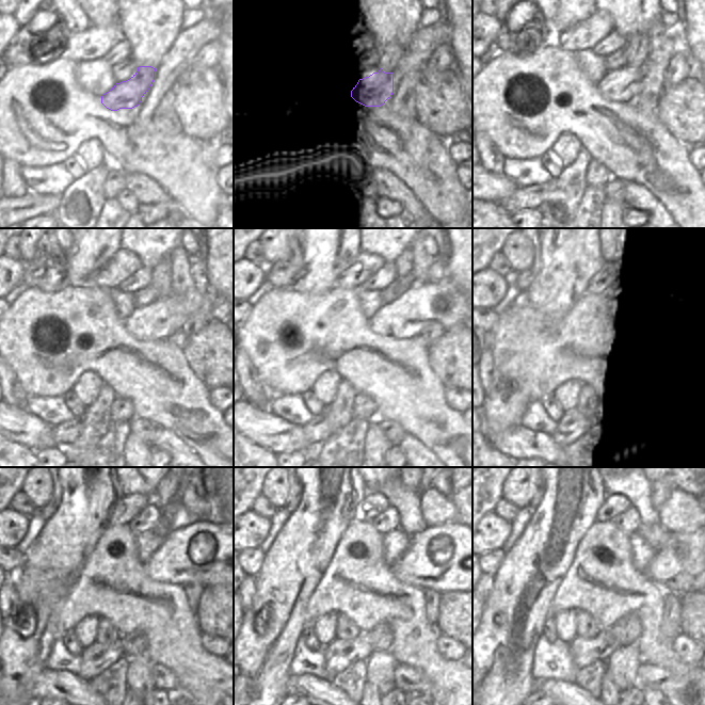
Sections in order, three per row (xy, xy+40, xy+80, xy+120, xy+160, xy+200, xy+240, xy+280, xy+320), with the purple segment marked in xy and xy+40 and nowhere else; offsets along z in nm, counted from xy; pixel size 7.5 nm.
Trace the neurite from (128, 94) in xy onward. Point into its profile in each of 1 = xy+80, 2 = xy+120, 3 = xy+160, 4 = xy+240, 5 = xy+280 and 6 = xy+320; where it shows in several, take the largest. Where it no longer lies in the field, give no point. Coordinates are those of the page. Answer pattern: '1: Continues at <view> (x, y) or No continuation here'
1: Continues at xy+80 (621, 85)
2: Continues at xy+120 (163, 318)
3: Continues at xy+160 (406, 317)
4: Continues at xy+240 (177, 561)
5: Continues at xy+280 (421, 565)
6: Continues at xy+320 (667, 567).

